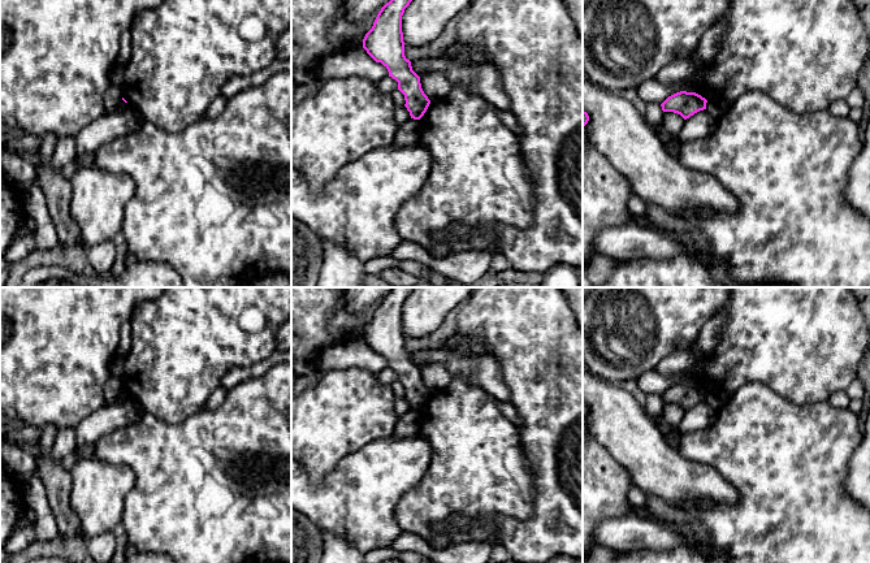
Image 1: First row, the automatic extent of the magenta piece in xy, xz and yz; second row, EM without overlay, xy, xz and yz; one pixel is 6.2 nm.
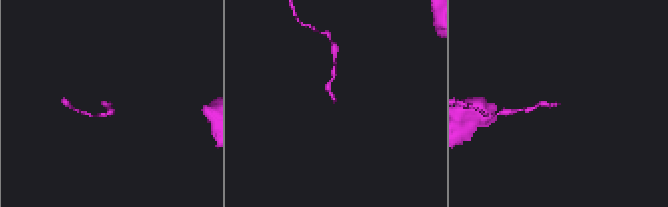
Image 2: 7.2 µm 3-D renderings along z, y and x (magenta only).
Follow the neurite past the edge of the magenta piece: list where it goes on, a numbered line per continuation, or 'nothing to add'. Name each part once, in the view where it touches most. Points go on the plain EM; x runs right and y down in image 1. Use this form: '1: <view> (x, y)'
nothing to add

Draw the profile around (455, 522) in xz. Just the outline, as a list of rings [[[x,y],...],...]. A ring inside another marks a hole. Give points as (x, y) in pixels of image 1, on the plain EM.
[[[451,515],[447,520],[436,527],[438,534],[449,533],[450,530],[466,530],[472,525],[472,520],[466,515]]]

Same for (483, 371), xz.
[[[445,347],[434,350],[420,350],[412,352],[412,361],[419,367],[421,364],[443,363],[453,377],[463,377],[469,384],[488,391],[497,400],[510,403],[510,389],[503,380],[498,361],[488,355],[477,355],[475,351],[455,356]]]

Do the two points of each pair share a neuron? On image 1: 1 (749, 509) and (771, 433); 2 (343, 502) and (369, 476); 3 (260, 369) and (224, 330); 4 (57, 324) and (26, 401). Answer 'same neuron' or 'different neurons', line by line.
1: same neuron
2: same neuron
3: different neurons
4: same neuron

